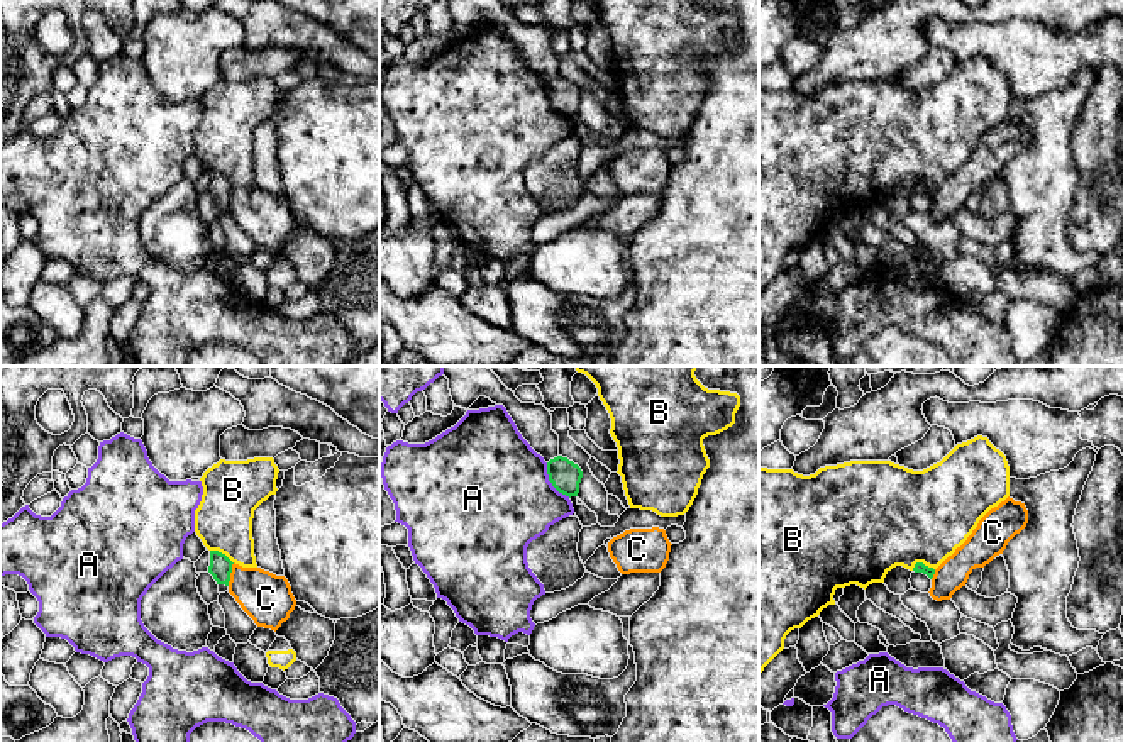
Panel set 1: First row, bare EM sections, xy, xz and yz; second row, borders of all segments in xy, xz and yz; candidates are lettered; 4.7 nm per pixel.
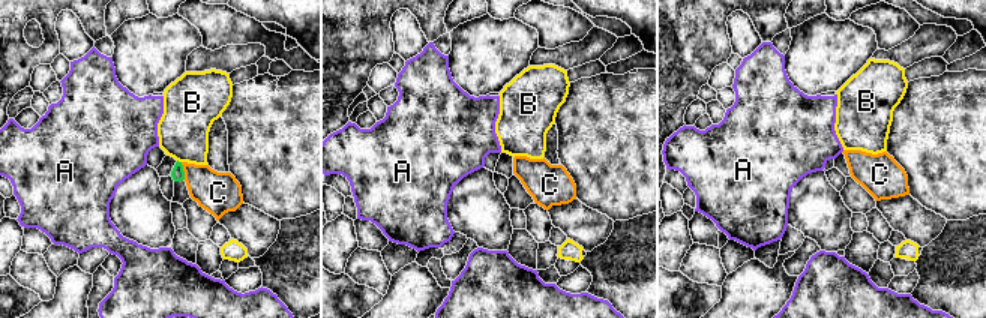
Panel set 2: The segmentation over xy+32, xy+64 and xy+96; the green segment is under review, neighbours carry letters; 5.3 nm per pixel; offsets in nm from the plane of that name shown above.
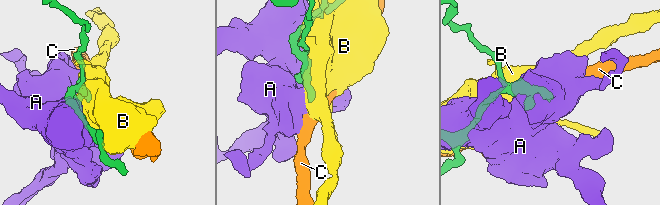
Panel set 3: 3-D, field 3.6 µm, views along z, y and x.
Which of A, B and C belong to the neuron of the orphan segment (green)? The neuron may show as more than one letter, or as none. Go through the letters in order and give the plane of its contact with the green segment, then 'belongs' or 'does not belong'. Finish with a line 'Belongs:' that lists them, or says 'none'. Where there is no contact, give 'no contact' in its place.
A: xz | does not belong
B: yz | does not belong
C: xy | does not belong
Belongs: none

